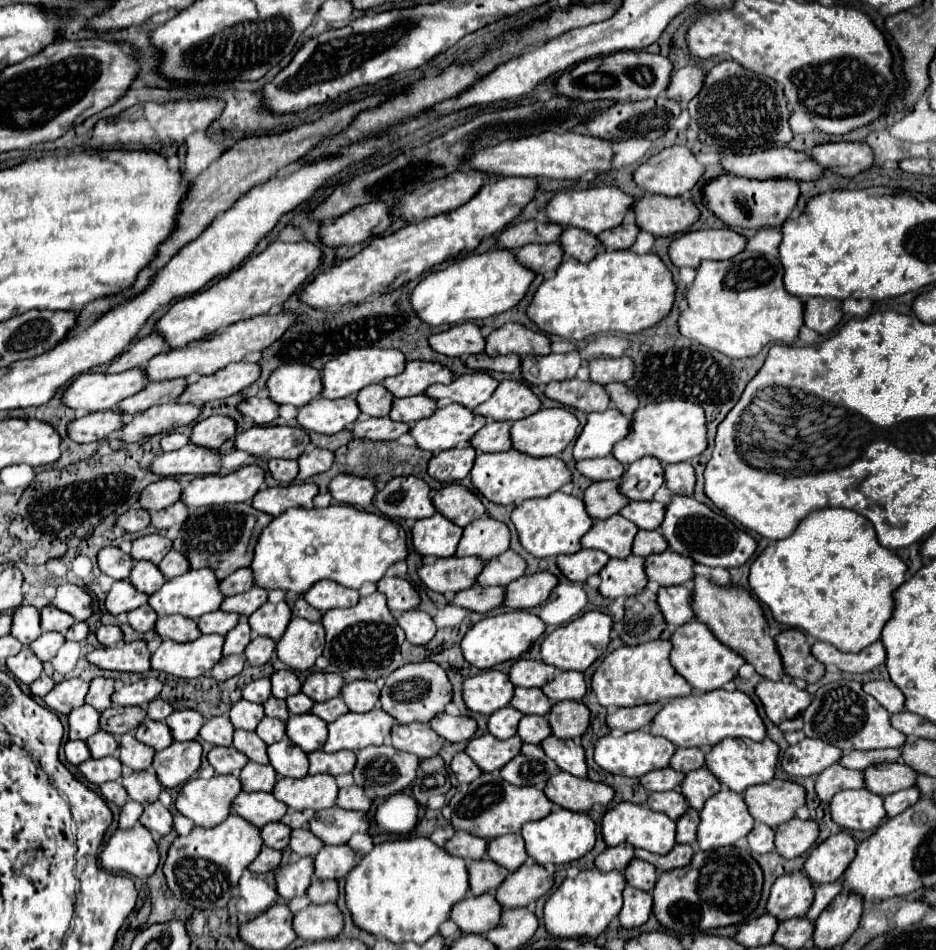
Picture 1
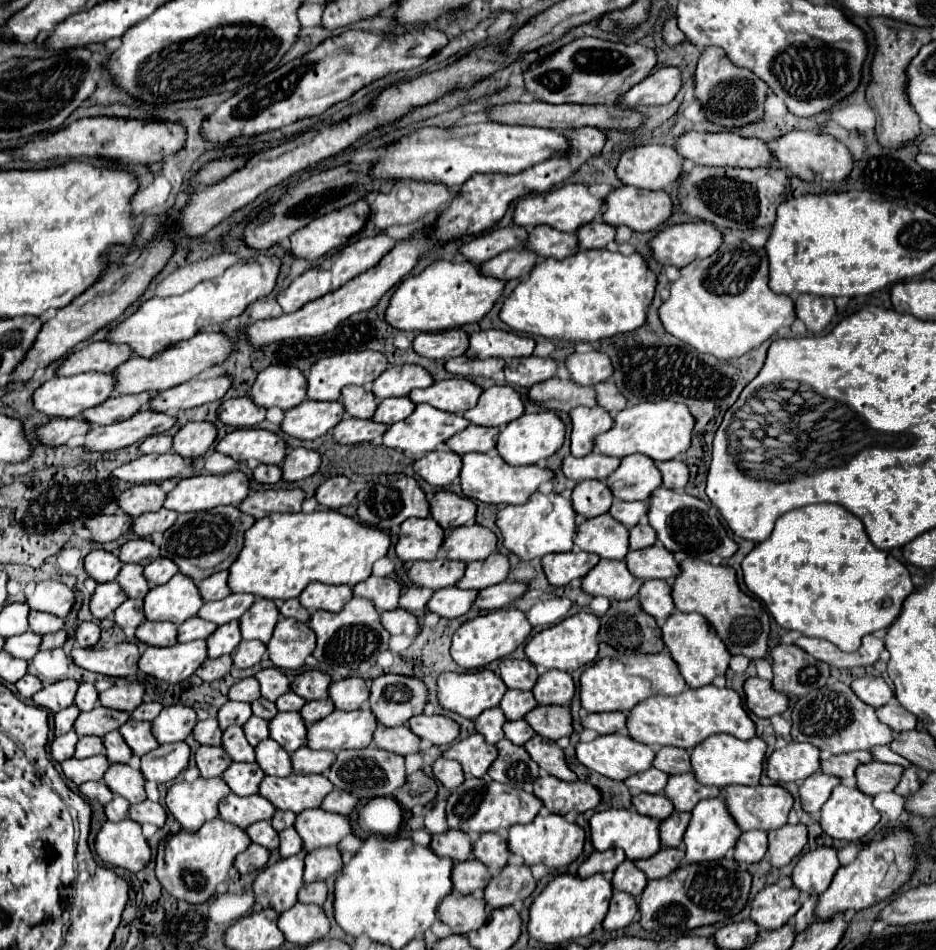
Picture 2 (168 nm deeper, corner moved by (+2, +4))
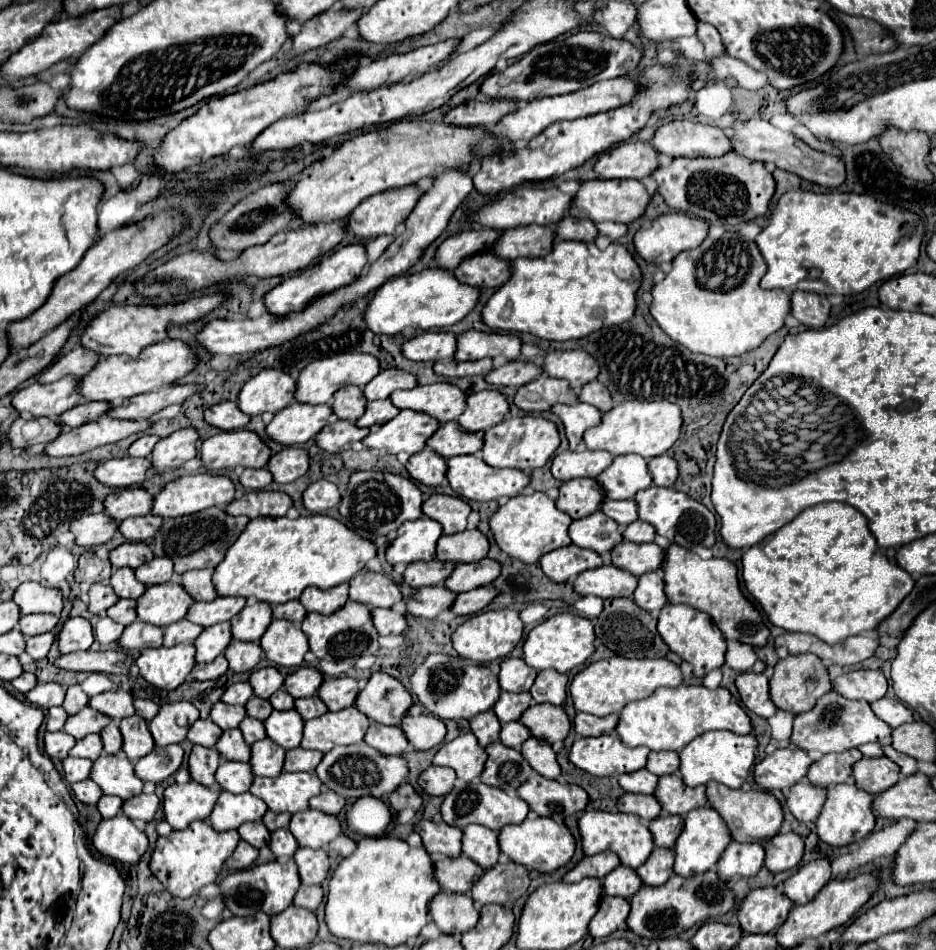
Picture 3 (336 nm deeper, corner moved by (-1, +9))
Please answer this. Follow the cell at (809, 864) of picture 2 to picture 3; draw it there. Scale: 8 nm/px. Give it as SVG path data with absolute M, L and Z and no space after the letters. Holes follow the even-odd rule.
M826 858L812 860L806 866L802 866L796 874L792 874L788 880L784 880L784 894L796 906L808 904L828 884L830 876L830 862Z

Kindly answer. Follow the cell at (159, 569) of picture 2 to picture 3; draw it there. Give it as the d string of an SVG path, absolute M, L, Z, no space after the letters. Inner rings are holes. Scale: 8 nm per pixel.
M154 558L154 560L146 562L144 566L140 566L136 570L136 578L144 586L164 584L164 582L172 580L172 576L174 576L174 570L172 570L172 560L170 558Z

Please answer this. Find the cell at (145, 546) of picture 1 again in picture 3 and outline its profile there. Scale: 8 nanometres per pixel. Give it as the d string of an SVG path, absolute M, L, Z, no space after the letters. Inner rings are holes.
M126 542L126 544L120 544L118 548L114 548L110 552L110 564L116 566L116 568L128 566L128 568L136 570L138 566L142 566L144 562L148 562L152 558L154 558L154 554L152 554L150 546L148 544L140 544L140 542L136 542L136 544Z

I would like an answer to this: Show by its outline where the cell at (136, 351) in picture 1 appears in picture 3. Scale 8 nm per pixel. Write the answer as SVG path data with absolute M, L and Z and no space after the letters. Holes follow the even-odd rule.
M82 346L74 348L66 354L62 354L60 358L56 358L50 366L46 366L38 374L38 382L50 384L64 376L84 376L84 374L88 374L88 370L92 370L92 366L96 364L96 358L100 358L100 356L92 354L90 350L84 350Z

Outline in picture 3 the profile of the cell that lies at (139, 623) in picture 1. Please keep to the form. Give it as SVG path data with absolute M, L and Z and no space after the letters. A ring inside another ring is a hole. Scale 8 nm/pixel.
M118 600L112 608L106 610L106 616L122 626L128 626L136 620L136 604L132 600Z

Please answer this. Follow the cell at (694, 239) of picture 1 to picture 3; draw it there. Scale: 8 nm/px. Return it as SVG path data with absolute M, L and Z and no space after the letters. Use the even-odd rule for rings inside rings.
M668 212L652 220L648 228L640 228L634 236L634 246L646 262L662 264L684 250L696 248L708 236L708 224L700 218L690 218L684 212Z

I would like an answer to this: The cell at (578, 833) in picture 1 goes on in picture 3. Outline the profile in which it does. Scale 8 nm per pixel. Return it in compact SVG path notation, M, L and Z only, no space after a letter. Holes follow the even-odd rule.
M534 818L516 826L504 826L498 834L498 844L500 852L504 852L512 862L538 872L552 872L566 866L576 848L576 840L570 830L564 824L556 824L552 818Z

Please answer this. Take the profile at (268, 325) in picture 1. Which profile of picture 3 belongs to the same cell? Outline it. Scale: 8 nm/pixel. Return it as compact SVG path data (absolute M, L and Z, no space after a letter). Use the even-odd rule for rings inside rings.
M162 340L144 348L136 358L122 354L122 356L104 356L98 364L80 378L78 394L86 400L104 400L114 402L120 398L130 398L136 394L158 390L160 386L168 386L174 380L186 376L196 366L196 356L190 346L180 340Z

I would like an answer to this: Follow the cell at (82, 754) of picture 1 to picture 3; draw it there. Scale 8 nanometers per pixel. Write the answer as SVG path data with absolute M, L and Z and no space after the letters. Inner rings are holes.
M48 732L44 736L44 754L48 758L58 758L58 760L64 760L68 756L68 750L76 744L76 740L64 732Z

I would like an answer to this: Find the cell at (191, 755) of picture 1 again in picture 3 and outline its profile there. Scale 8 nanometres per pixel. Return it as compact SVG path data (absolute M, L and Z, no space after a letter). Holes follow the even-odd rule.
M178 744L166 748L154 748L150 754L146 754L134 764L134 772L142 782L158 784L180 768L182 756L184 752Z

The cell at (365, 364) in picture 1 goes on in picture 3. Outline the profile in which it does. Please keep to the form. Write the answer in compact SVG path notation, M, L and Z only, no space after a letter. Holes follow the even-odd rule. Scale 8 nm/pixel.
M336 354L330 358L322 358L316 362L310 362L298 376L296 380L296 392L294 392L294 400L302 402L302 404L330 404L332 402L332 394L340 388L340 386L366 386L368 380L372 380L376 374L380 372L378 360L372 358L372 354Z

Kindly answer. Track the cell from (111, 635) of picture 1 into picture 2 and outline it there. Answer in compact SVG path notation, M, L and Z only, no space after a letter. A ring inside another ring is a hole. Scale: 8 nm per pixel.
M81 623L77 633L75 633L75 639L81 647L93 647L97 645L101 637L101 627L97 623Z

